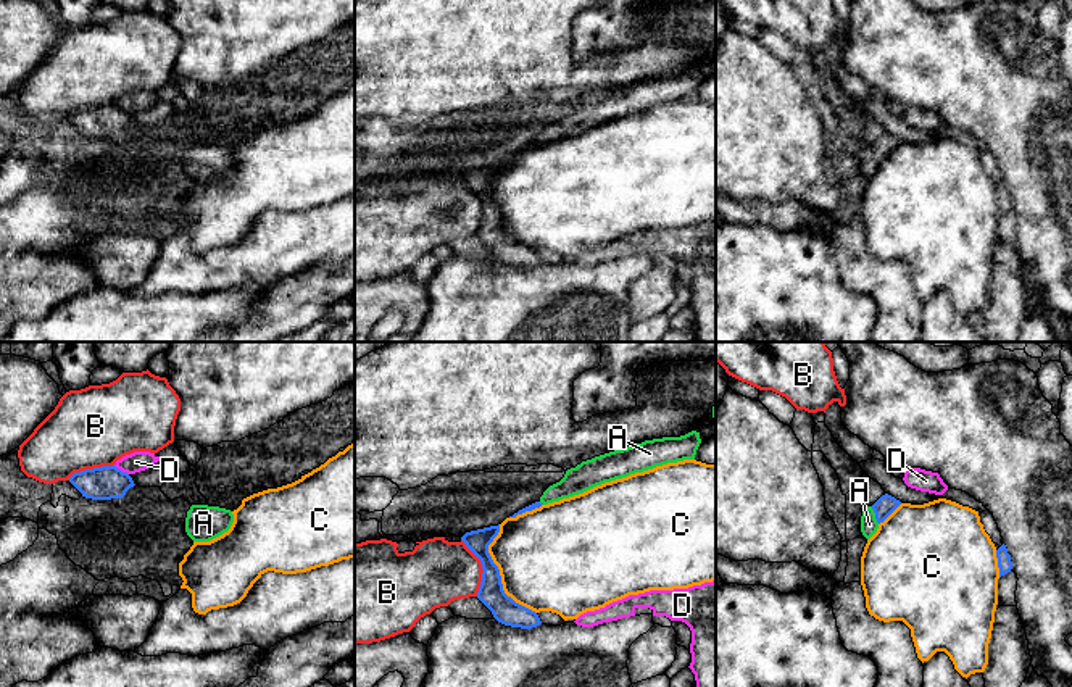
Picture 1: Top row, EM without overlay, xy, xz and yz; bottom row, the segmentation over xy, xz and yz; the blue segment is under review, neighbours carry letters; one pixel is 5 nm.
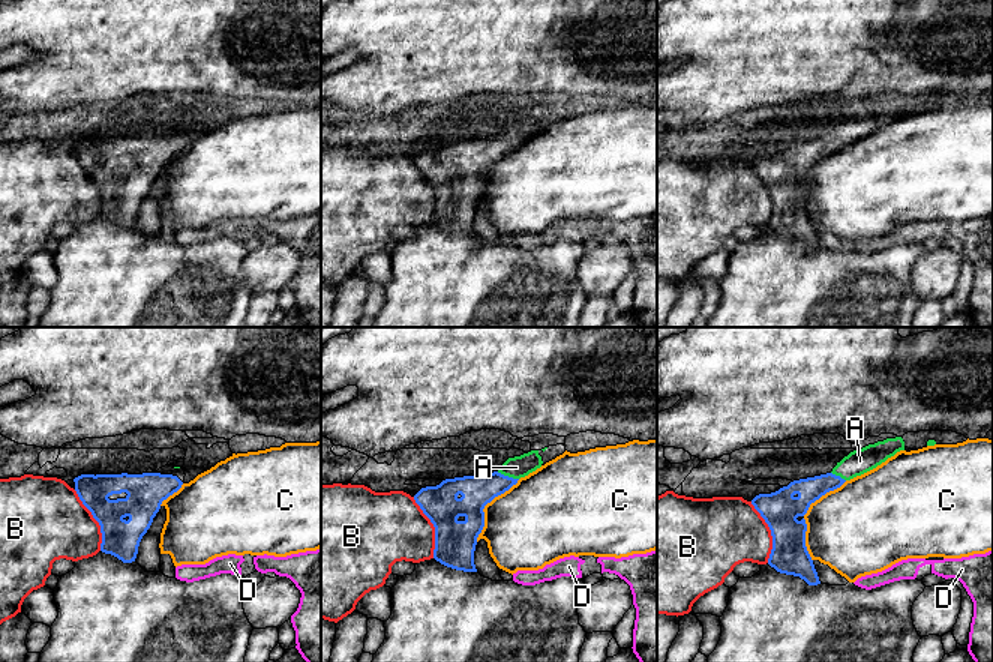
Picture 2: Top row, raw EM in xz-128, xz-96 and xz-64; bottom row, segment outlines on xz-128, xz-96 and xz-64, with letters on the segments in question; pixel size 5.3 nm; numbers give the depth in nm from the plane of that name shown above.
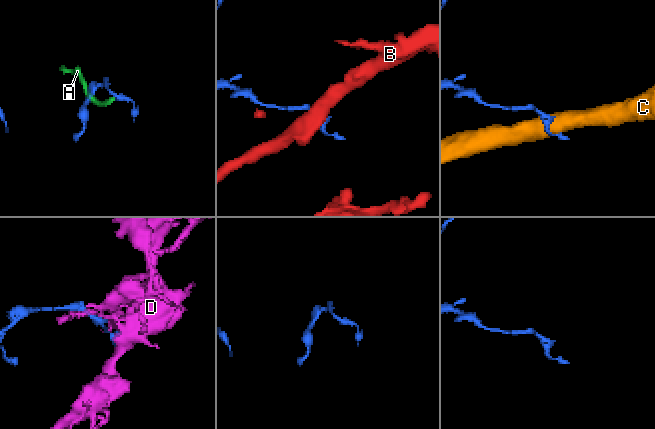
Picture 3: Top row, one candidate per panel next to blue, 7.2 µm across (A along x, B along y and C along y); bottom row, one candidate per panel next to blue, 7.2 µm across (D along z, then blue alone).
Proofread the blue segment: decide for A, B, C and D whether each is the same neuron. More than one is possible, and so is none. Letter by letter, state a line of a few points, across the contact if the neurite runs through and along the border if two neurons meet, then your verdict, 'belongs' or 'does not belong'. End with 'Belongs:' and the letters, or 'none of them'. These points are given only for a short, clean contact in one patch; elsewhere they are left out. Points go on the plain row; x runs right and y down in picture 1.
A: line yz (885, 144), (876, 154), (869, 163); belongs
B: does not belong
C: does not belong
D: does not belong
Belongs: A

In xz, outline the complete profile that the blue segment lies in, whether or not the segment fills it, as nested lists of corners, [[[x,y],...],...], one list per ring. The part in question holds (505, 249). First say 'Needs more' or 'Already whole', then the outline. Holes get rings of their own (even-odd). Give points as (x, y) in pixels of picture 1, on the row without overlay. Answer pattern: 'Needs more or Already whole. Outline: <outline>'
Already whole. Outline: [[[490,164],[466,171],[461,179],[482,202],[482,221],[477,237],[492,250],[493,256],[511,266],[532,268],[542,263],[538,253],[508,235],[503,229],[498,205],[493,202],[488,184],[500,171],[498,164]]]

